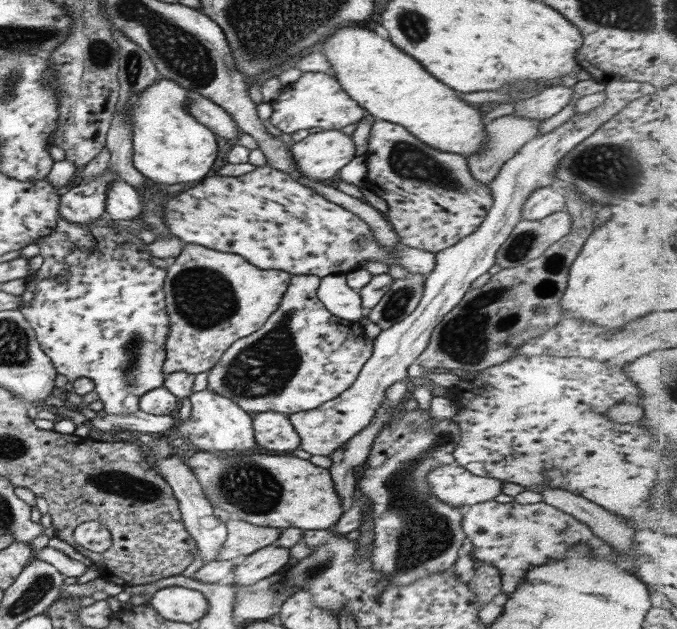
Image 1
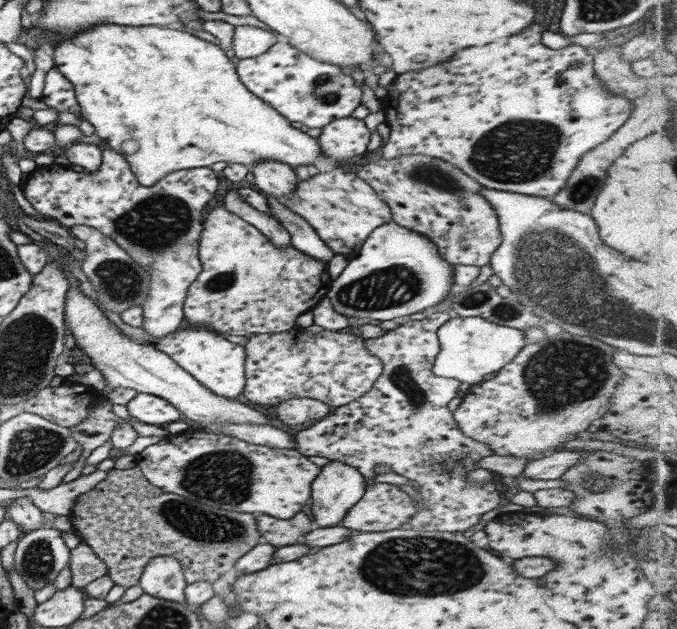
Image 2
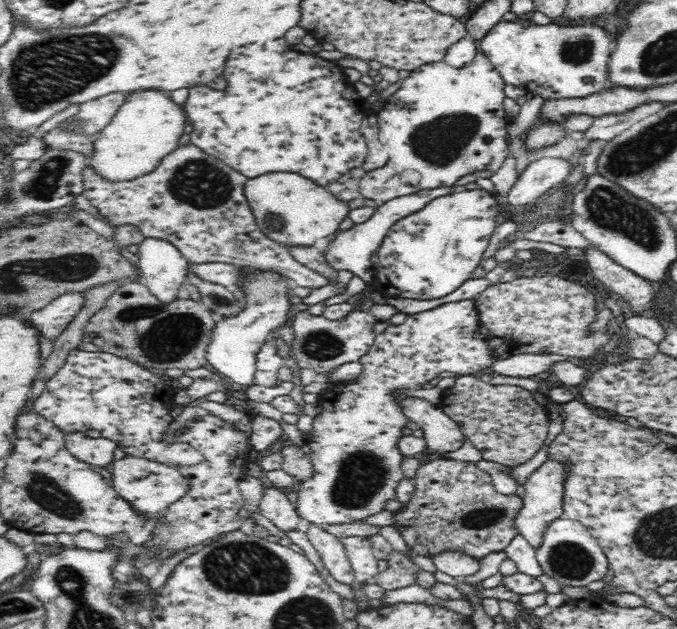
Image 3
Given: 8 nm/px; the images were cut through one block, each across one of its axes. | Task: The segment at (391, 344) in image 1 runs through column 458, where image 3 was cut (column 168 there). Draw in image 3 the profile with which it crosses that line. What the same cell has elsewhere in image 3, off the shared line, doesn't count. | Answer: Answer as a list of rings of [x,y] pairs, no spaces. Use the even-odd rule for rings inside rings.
[[[144,237],[137,255],[150,293],[166,304],[177,299],[189,273],[189,262],[178,248],[164,239]]]

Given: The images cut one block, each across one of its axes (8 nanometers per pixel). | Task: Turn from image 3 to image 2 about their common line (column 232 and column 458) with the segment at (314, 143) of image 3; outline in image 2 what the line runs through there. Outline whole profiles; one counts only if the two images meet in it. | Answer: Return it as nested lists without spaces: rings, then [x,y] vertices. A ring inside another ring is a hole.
[[[537,23],[532,24],[532,26],[528,26],[528,30],[524,30],[522,34],[510,36],[508,40],[498,40],[498,42],[486,44],[482,48],[476,48],[476,46],[462,48],[462,50],[458,50],[456,56],[452,56],[444,64],[436,64],[432,68],[422,68],[422,70],[416,70],[416,72],[398,74],[388,87],[388,94],[380,99],[381,110],[385,114],[385,124],[390,127],[390,136],[386,145],[380,148],[379,154],[382,157],[387,157],[388,160],[408,154],[423,154],[430,158],[438,158],[449,162],[486,188],[528,196],[538,195],[539,197],[552,198],[557,192],[560,192],[561,188],[564,188],[568,177],[572,176],[572,171],[576,168],[584,153],[608,140],[616,130],[623,126],[633,111],[634,101],[624,95],[610,92],[601,83],[601,80],[593,71],[593,56],[590,56],[590,52],[584,46],[572,43],[555,50],[546,47],[540,41],[541,34],[542,27]],[[575,63],[579,64],[577,68],[572,67]]]

